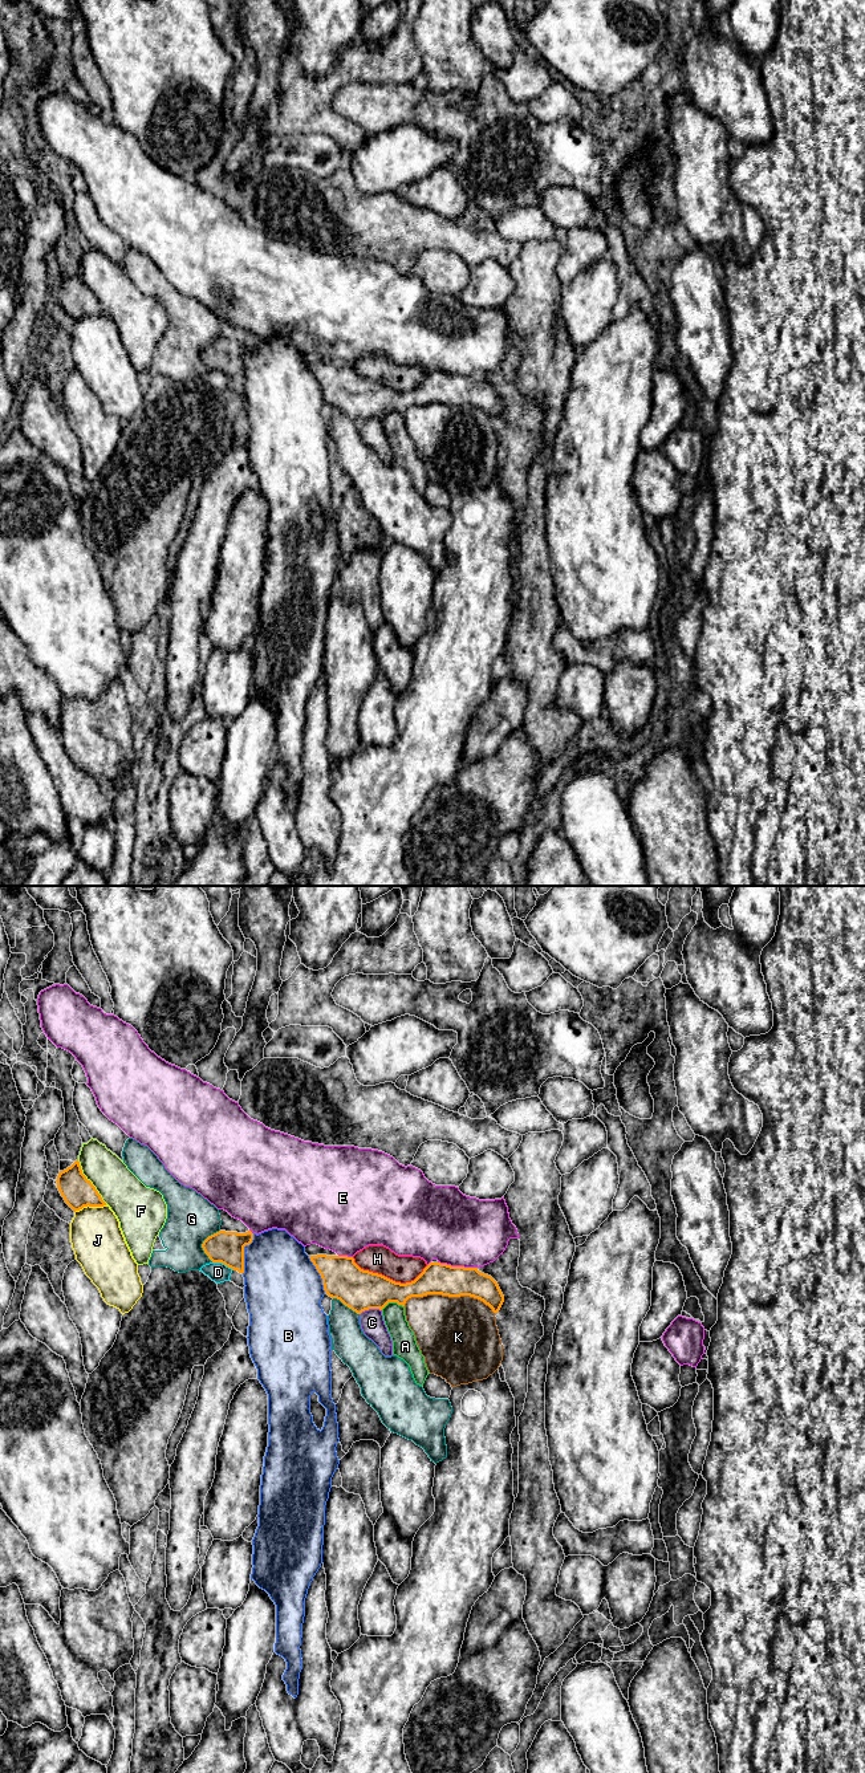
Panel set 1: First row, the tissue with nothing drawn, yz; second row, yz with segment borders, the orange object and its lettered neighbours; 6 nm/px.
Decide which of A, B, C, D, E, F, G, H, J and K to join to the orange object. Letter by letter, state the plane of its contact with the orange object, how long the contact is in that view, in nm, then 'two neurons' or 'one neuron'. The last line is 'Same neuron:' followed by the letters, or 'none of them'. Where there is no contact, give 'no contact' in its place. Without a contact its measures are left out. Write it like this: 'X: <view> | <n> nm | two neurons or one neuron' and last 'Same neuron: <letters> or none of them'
A: yz | 150 nm | two neurons
B: yz | 260 nm | two neurons
C: yz | 140 nm | two neurons
D: yz | 130 nm | two neurons
E: yz | 240 nm | two neurons
F: yz | 320 nm | two neurons
G: yz | 200 nm | two neurons
H: yz | 460 nm | two neurons
J: yz | 200 nm | two neurons
K: yz | 550 nm | two neurons
Same neuron: none of them

